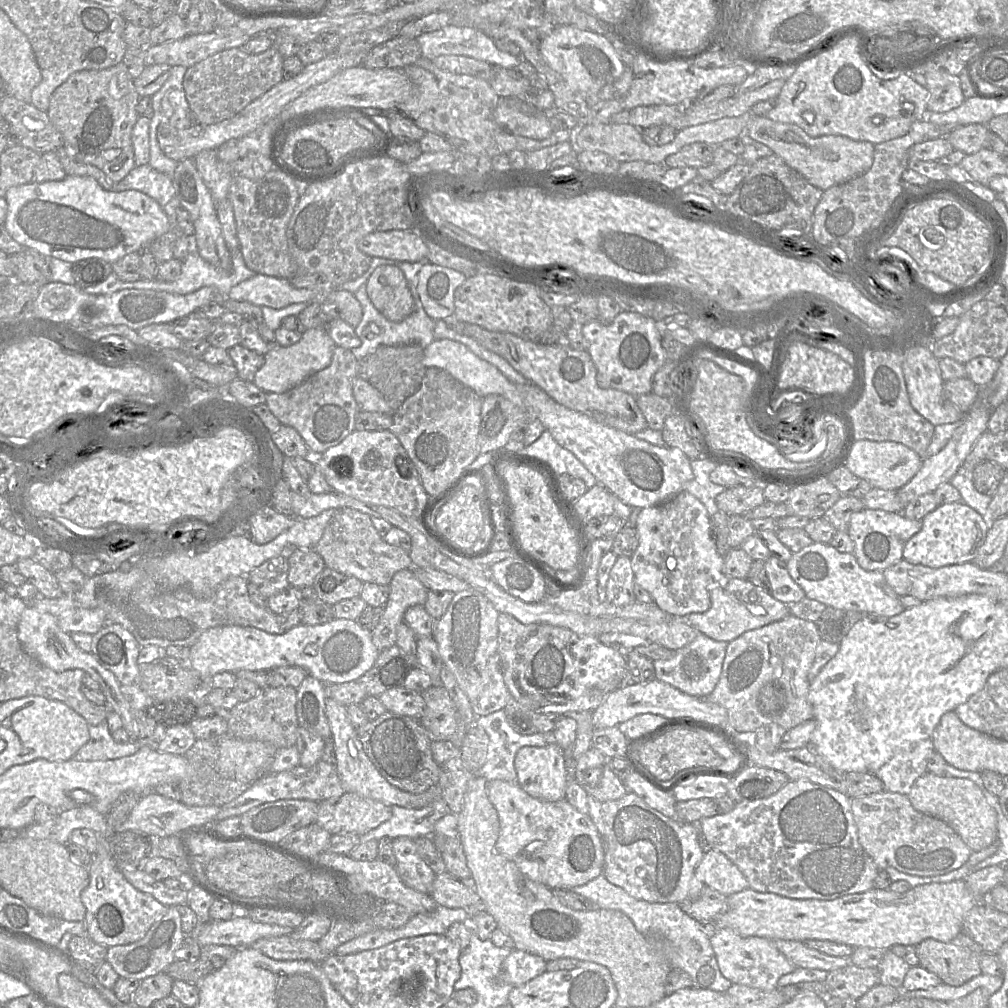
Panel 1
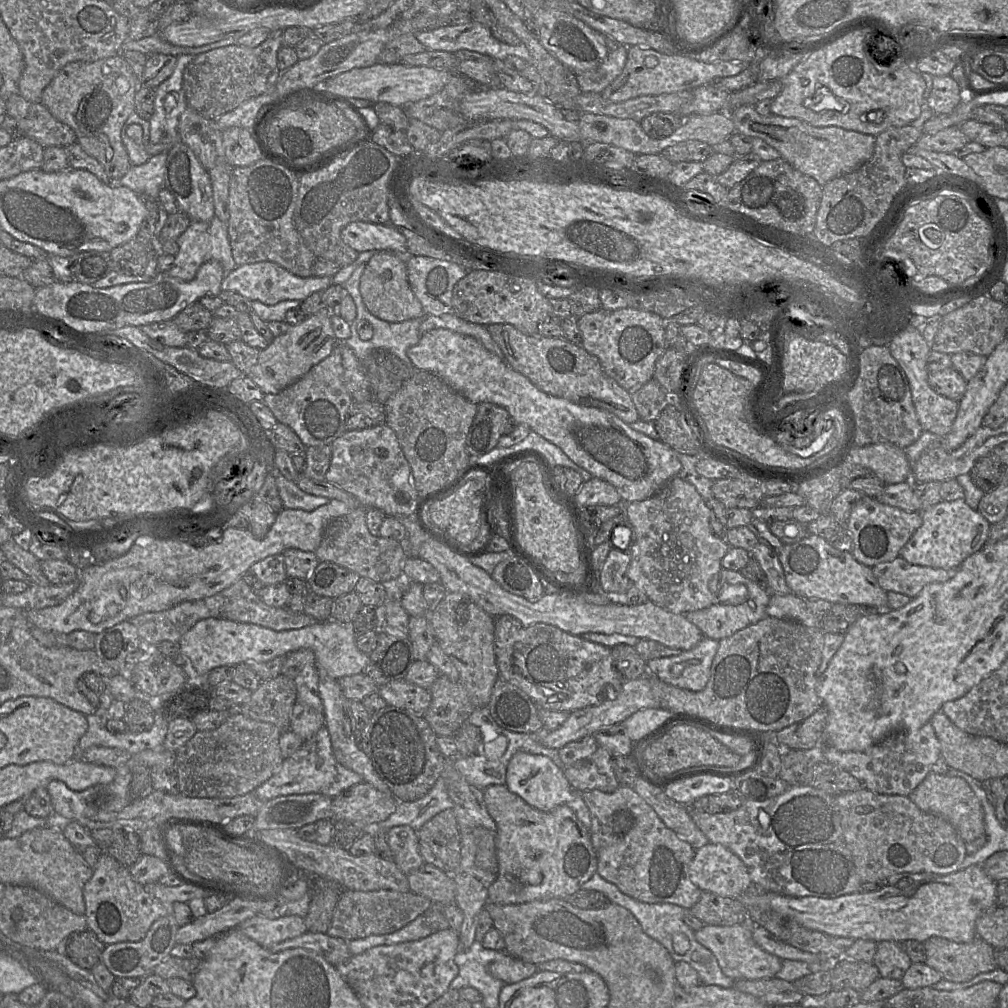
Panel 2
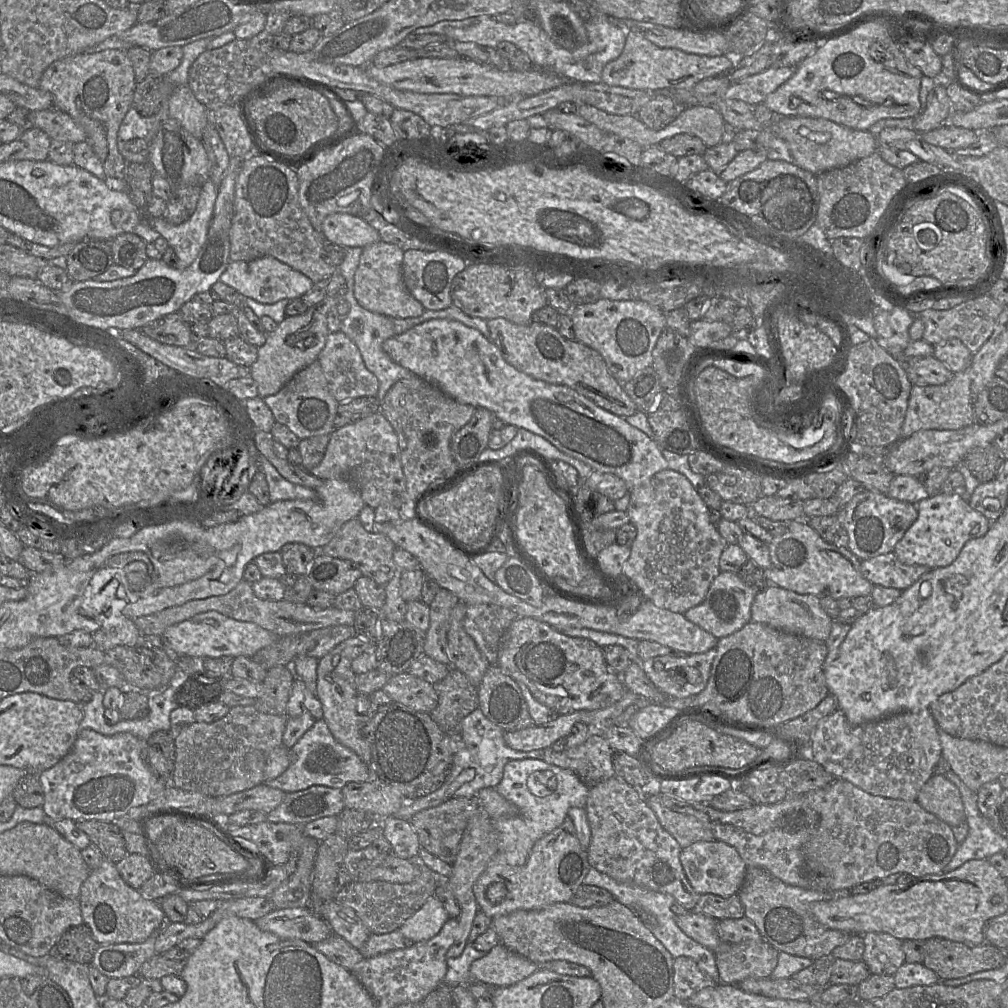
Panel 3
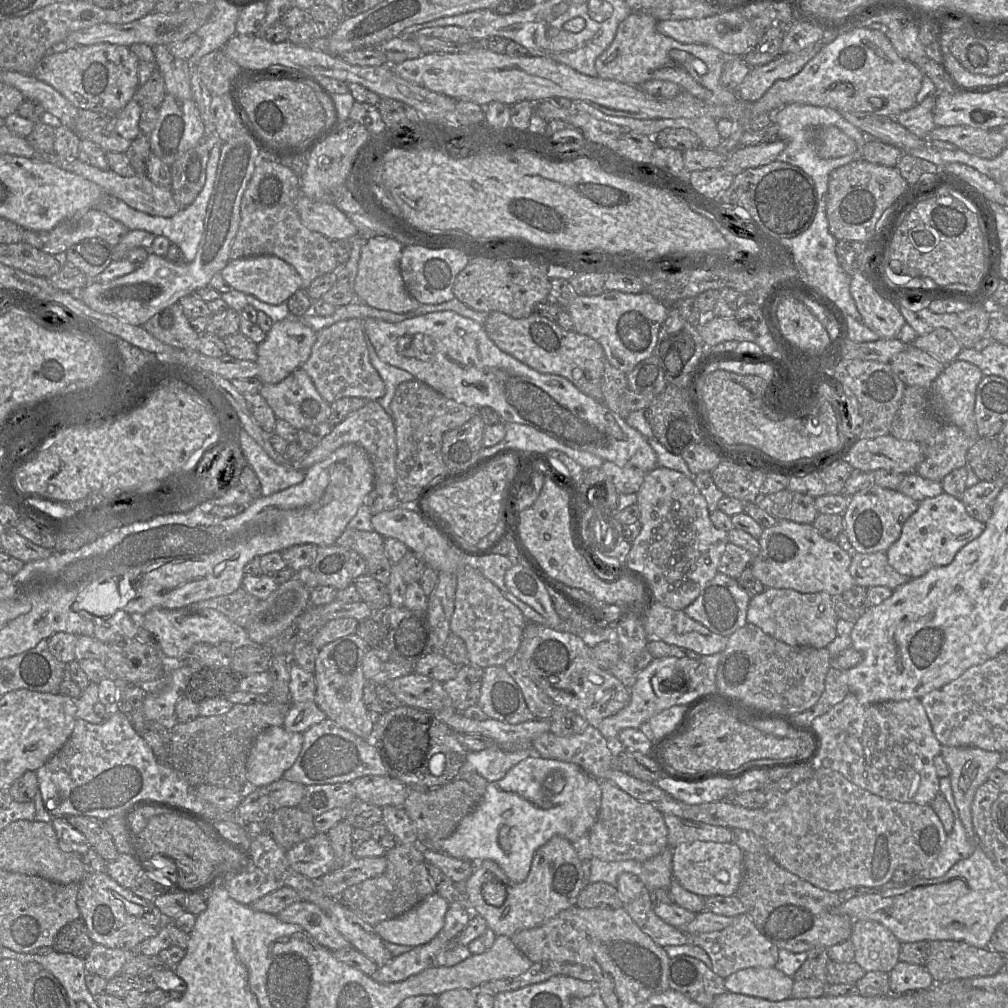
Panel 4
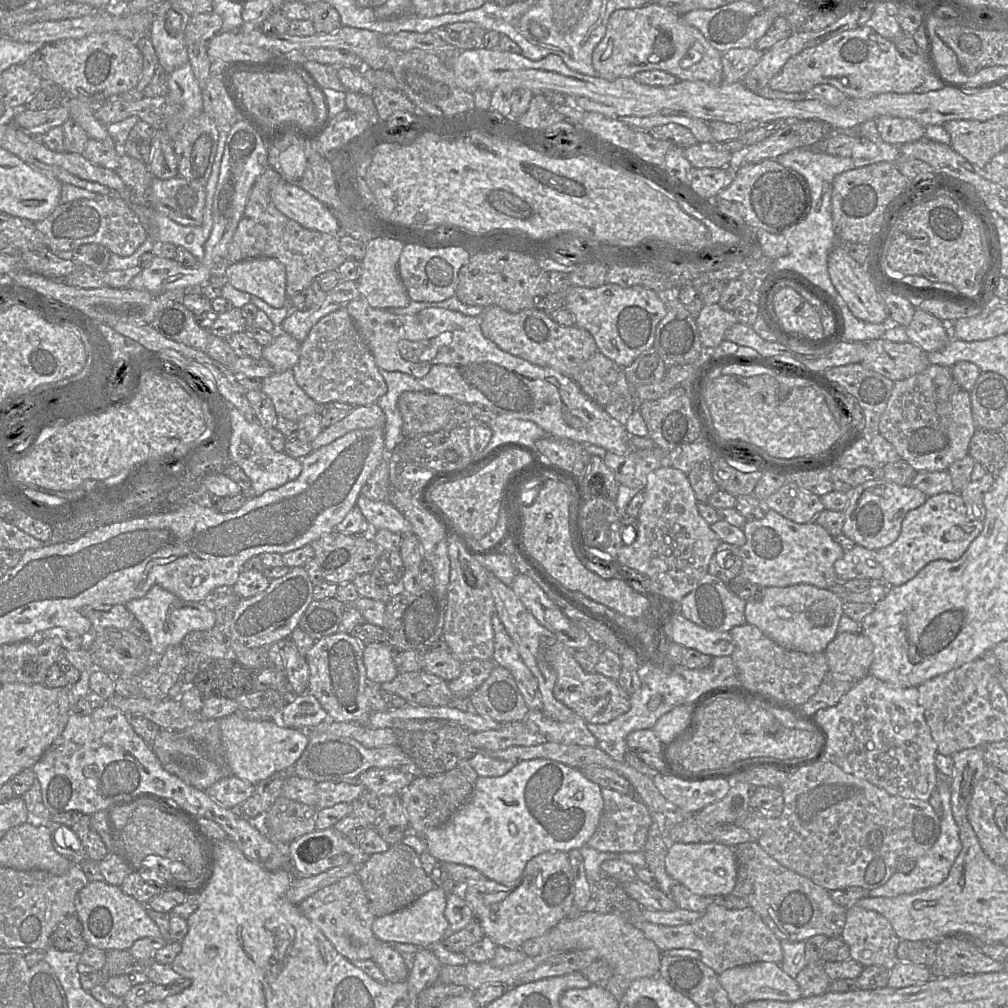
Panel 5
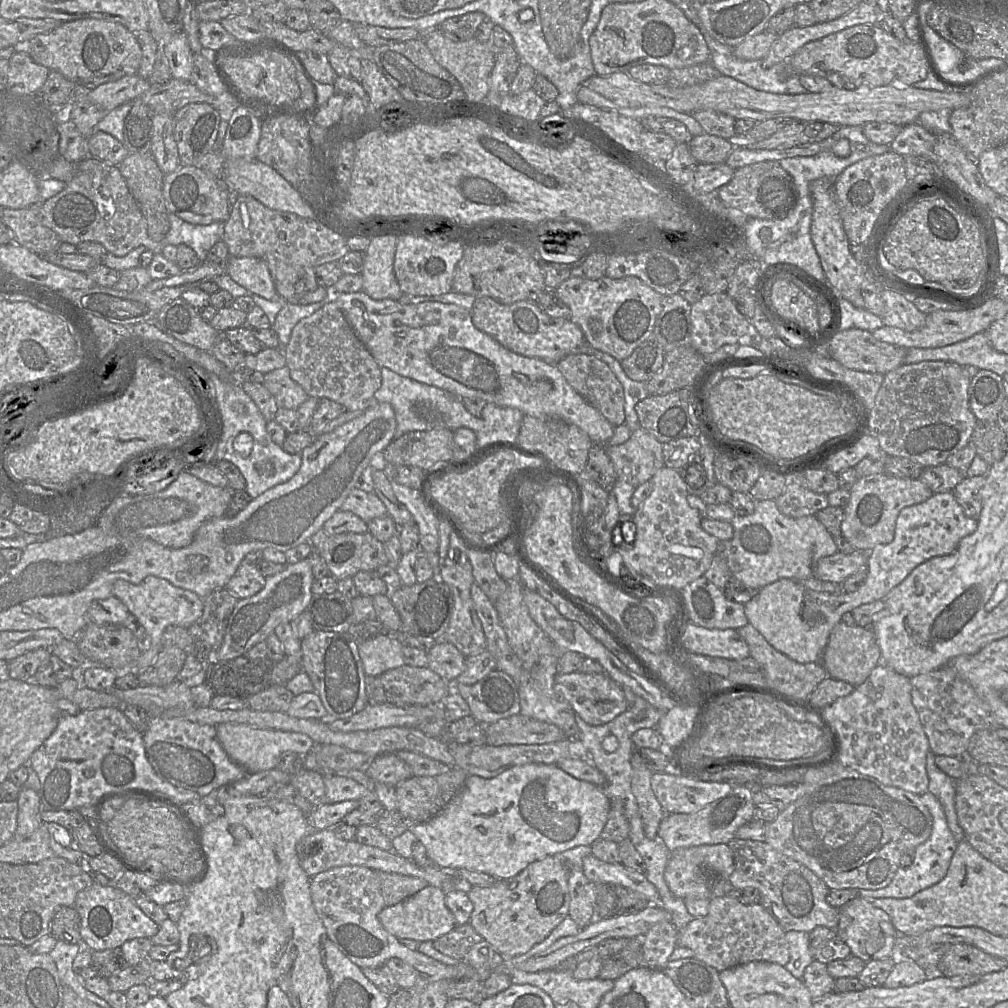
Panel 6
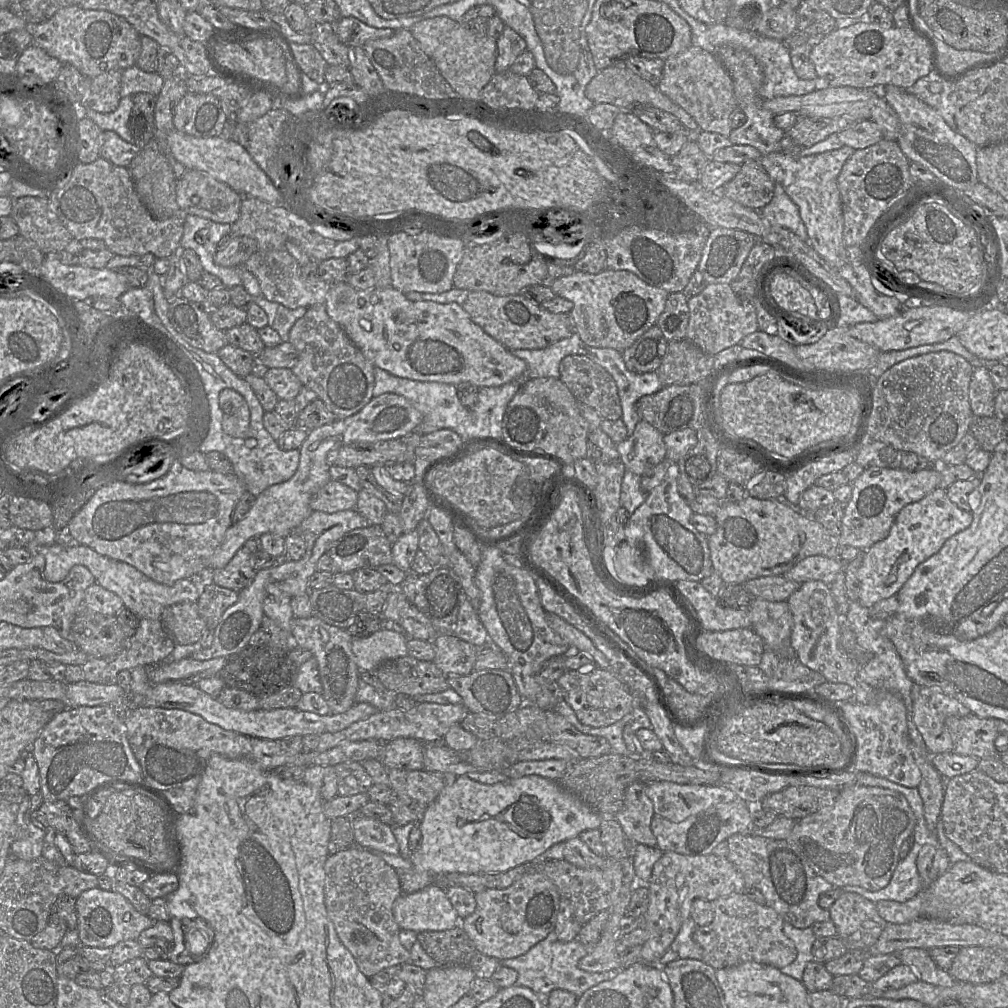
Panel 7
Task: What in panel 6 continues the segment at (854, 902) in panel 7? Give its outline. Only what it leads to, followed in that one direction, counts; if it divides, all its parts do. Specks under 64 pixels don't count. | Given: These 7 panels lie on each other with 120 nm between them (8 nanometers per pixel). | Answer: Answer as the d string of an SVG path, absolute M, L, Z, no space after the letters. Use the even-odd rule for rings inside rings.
M862 897L851 899L838 908L838 925L835 932L837 937L847 944L851 955L865 963L872 960L892 959L897 931L885 911L874 907Z

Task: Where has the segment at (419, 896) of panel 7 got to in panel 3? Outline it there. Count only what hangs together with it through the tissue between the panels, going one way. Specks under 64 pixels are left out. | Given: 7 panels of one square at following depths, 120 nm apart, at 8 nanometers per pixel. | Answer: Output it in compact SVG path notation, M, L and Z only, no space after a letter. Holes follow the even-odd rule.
M433 895L398 930L415 944L438 934L448 918L441 901Z

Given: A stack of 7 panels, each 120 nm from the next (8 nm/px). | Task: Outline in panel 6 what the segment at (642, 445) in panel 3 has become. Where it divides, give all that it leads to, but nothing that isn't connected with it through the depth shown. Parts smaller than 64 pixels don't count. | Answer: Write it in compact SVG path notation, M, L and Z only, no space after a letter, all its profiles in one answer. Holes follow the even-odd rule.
M364 291L333 294L334 302L375 359L378 366L443 389L458 398L480 398L487 403L520 410L524 415L538 419L559 419L583 430L594 444L608 445L614 434L613 426L602 414L576 392L559 371L557 364L517 354L477 329L469 310L455 304L422 302L402 304L398 300L374 300Z

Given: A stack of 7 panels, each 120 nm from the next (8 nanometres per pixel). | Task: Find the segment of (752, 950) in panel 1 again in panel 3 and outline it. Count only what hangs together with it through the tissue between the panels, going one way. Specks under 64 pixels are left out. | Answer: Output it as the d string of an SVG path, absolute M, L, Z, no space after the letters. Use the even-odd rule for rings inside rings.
M690 912L684 916L675 915L675 920L687 936L713 952L722 943L716 931L718 921L714 918Z

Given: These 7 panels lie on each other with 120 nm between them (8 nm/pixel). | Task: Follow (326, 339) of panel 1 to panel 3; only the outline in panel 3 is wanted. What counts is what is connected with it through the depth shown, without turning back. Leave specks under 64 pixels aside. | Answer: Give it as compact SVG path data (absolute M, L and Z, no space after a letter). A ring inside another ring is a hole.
M326 296L318 304L309 307L304 314L286 316L273 332L268 333L266 342L258 348L257 360L250 367L250 376L256 382L258 396L263 398L275 395L298 371L317 360L330 333L326 316L337 304L337 299Z

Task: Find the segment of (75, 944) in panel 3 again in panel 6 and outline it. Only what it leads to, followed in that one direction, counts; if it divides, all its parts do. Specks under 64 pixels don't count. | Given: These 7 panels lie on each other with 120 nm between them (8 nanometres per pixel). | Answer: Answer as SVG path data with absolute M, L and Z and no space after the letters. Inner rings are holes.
M74 906L56 908L50 921L50 935L67 944L82 944L81 918Z

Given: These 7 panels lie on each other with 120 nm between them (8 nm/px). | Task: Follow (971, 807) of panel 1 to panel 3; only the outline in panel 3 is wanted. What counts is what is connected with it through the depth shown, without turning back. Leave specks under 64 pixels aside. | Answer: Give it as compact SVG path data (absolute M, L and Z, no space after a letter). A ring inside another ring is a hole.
M933 774L920 789L916 802L949 826L965 822L965 809L959 789L943 775Z

